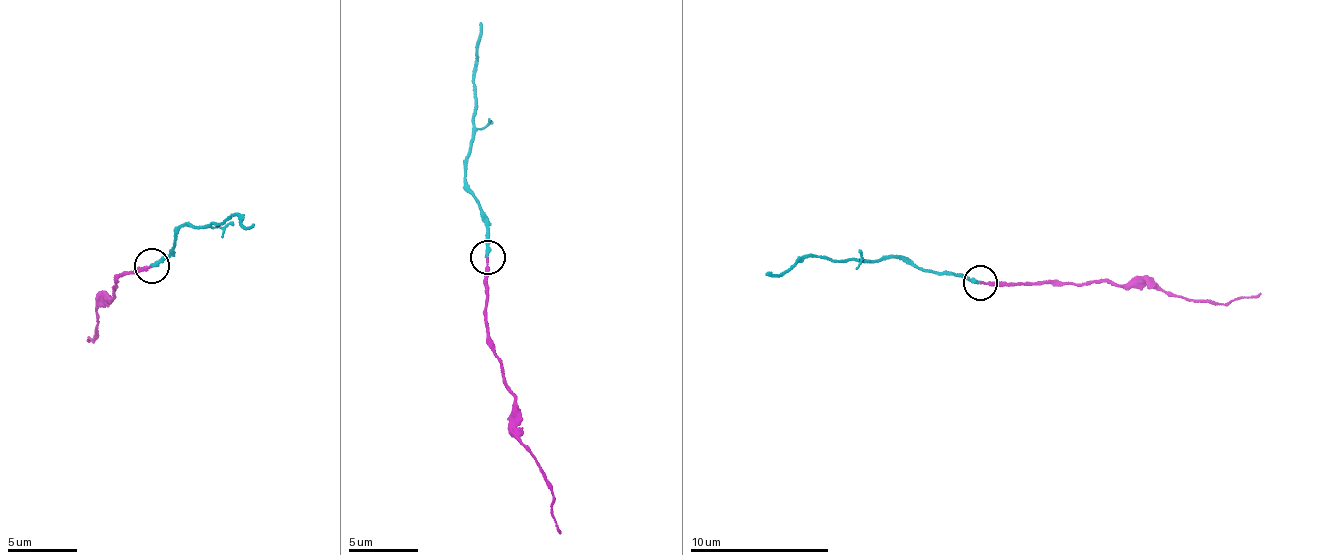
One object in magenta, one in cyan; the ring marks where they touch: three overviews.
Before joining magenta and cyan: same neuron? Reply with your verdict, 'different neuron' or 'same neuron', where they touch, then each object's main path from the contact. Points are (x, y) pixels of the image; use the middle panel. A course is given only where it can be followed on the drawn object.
same neuron; place (487, 257); course magenta (488, 258), (489, 348), (508, 389), (519, 443), (536, 459), (560, 532); course cyan (488, 254), (487, 215), (465, 183), (465, 159), (475, 110), (479, 24)

